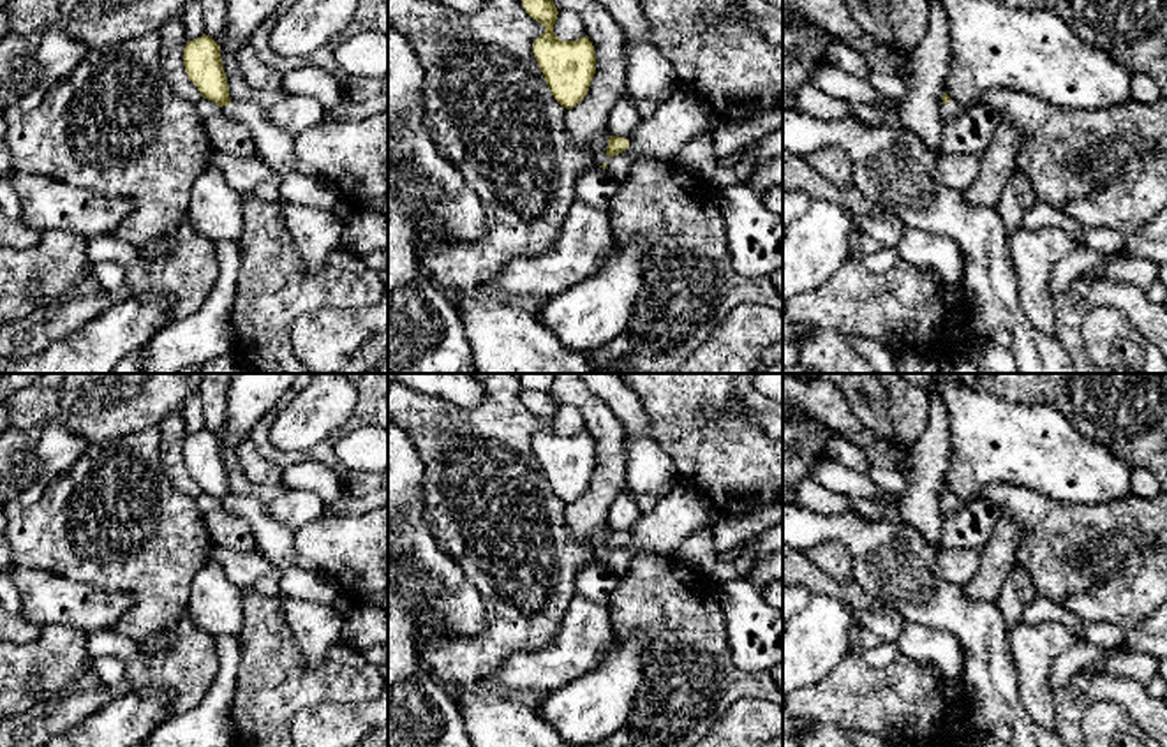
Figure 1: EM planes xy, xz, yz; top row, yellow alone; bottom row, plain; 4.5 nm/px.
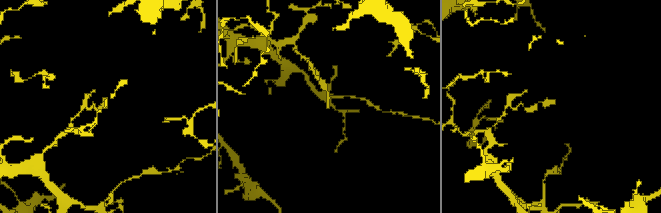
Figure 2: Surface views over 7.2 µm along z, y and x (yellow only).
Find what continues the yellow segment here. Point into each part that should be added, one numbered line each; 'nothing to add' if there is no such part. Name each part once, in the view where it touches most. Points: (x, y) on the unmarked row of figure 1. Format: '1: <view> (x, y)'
1: xy (275, 541)

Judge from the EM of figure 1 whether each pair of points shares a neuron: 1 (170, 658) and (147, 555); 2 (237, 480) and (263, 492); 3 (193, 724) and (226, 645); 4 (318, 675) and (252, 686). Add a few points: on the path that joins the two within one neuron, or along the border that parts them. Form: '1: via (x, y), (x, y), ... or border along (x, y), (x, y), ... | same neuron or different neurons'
1: border along (184, 610), (175, 622), (140, 643) | different neurons
2: via (244, 487), (256, 490) | same neuron
3: via (212, 705), (222, 691), (226, 665) | same neuron
4: via (302, 684), (268, 686) | same neuron

